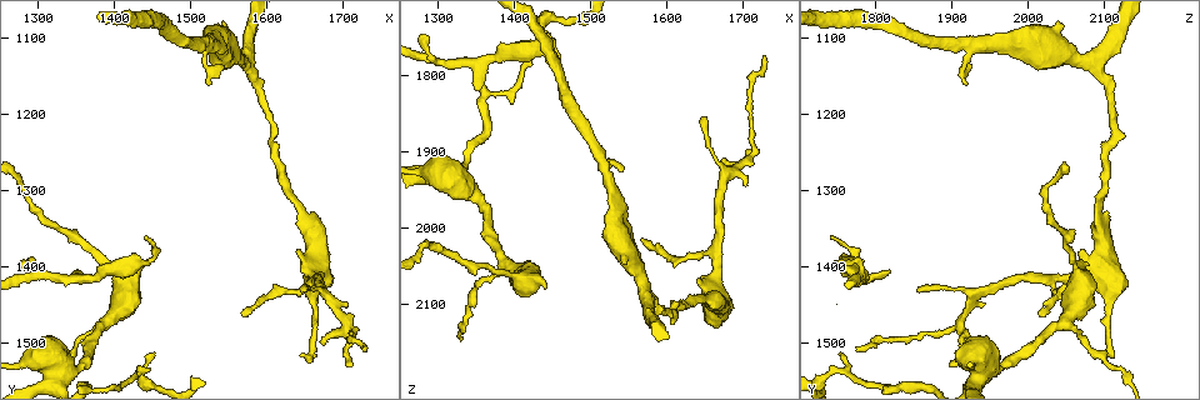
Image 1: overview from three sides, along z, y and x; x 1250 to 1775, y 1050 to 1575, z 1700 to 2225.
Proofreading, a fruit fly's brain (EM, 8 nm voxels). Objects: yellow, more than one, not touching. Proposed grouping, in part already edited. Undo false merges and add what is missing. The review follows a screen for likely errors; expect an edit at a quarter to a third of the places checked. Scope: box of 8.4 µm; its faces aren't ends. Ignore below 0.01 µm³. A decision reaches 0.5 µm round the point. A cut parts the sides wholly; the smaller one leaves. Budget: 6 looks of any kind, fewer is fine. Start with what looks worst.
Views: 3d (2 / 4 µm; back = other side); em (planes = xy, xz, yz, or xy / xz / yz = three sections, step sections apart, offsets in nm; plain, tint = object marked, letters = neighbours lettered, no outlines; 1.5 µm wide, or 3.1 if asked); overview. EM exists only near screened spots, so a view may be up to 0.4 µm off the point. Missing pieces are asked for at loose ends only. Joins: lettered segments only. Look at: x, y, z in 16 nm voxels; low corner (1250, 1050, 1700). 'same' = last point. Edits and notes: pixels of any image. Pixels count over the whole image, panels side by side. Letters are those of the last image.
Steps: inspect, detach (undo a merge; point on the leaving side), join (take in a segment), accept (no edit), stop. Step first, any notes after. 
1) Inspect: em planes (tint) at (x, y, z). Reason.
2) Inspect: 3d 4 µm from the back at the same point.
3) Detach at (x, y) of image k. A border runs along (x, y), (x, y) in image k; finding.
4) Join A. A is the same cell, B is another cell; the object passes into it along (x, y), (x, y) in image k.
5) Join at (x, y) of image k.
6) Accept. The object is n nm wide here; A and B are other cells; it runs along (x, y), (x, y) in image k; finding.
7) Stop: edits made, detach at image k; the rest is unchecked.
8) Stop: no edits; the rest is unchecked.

Inspect: 3d 4 µm at (1675, 1505, 1915). Tapers out.

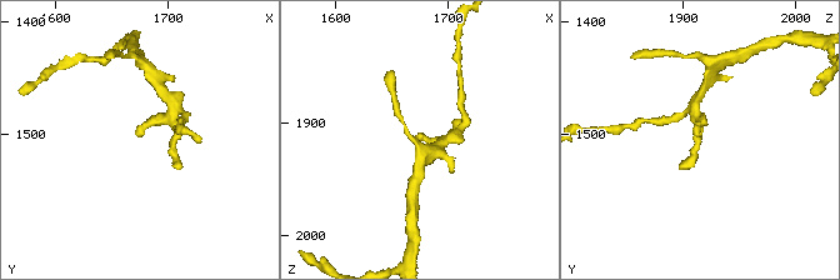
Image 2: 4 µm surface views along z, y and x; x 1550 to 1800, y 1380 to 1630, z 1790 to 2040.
Inspect: em planes (letters) at (1670, 1502, 1916).

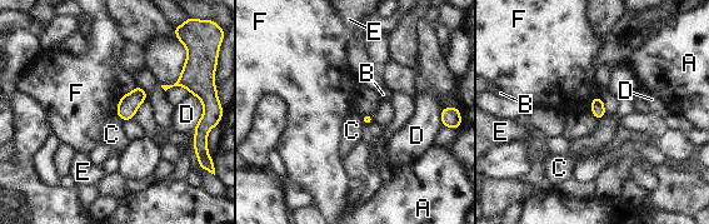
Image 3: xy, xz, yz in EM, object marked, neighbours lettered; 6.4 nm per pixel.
Accept. The longest contact is with F, 130 nm; A, B, C, D, E and F are other cells; a border runs along (359, 115), (364, 125) in image 3; no lettered segment goes on from it.

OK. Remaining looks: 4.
Inspect: em xy step 4 (tint) at (1725, 1515, 1775). Free end.

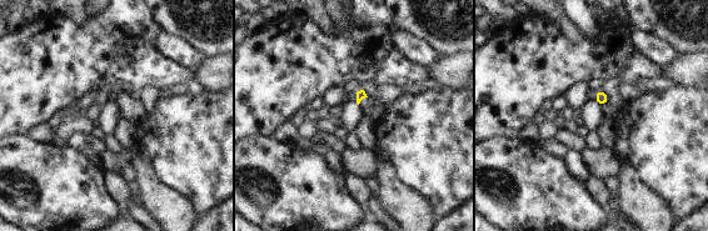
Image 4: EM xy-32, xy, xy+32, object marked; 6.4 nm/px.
Inspect: em planes (letters) at the same point.

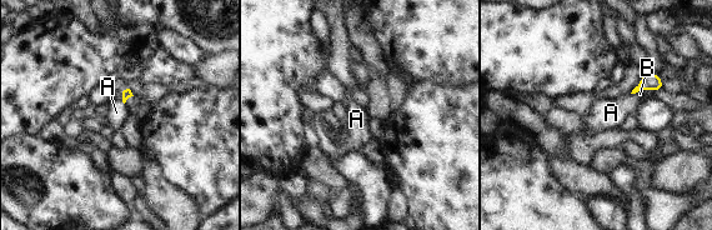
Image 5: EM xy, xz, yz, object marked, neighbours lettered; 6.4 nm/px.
Accept. The longest contact is with A, 40 nm; A and B are other cells; none of them fits.

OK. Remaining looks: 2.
Inspect: em yz step 4 (tint) at (1580, 1140, 2085). A fork.

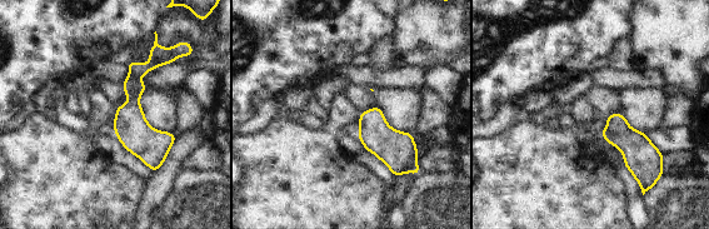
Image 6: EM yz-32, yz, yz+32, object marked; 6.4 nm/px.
Inspect: em planes (letters) at the same point.

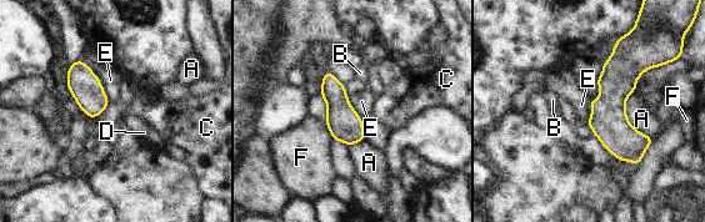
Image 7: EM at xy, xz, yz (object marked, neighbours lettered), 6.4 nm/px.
Accept. The longest contact is with A, 360 nm; A, B, C, D, E and F are other cells; a border runs along (81, 59), (98, 77), (110, 101) in image 7; one neuron here.

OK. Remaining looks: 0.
Stop: no edits; the rest is unchecked.

